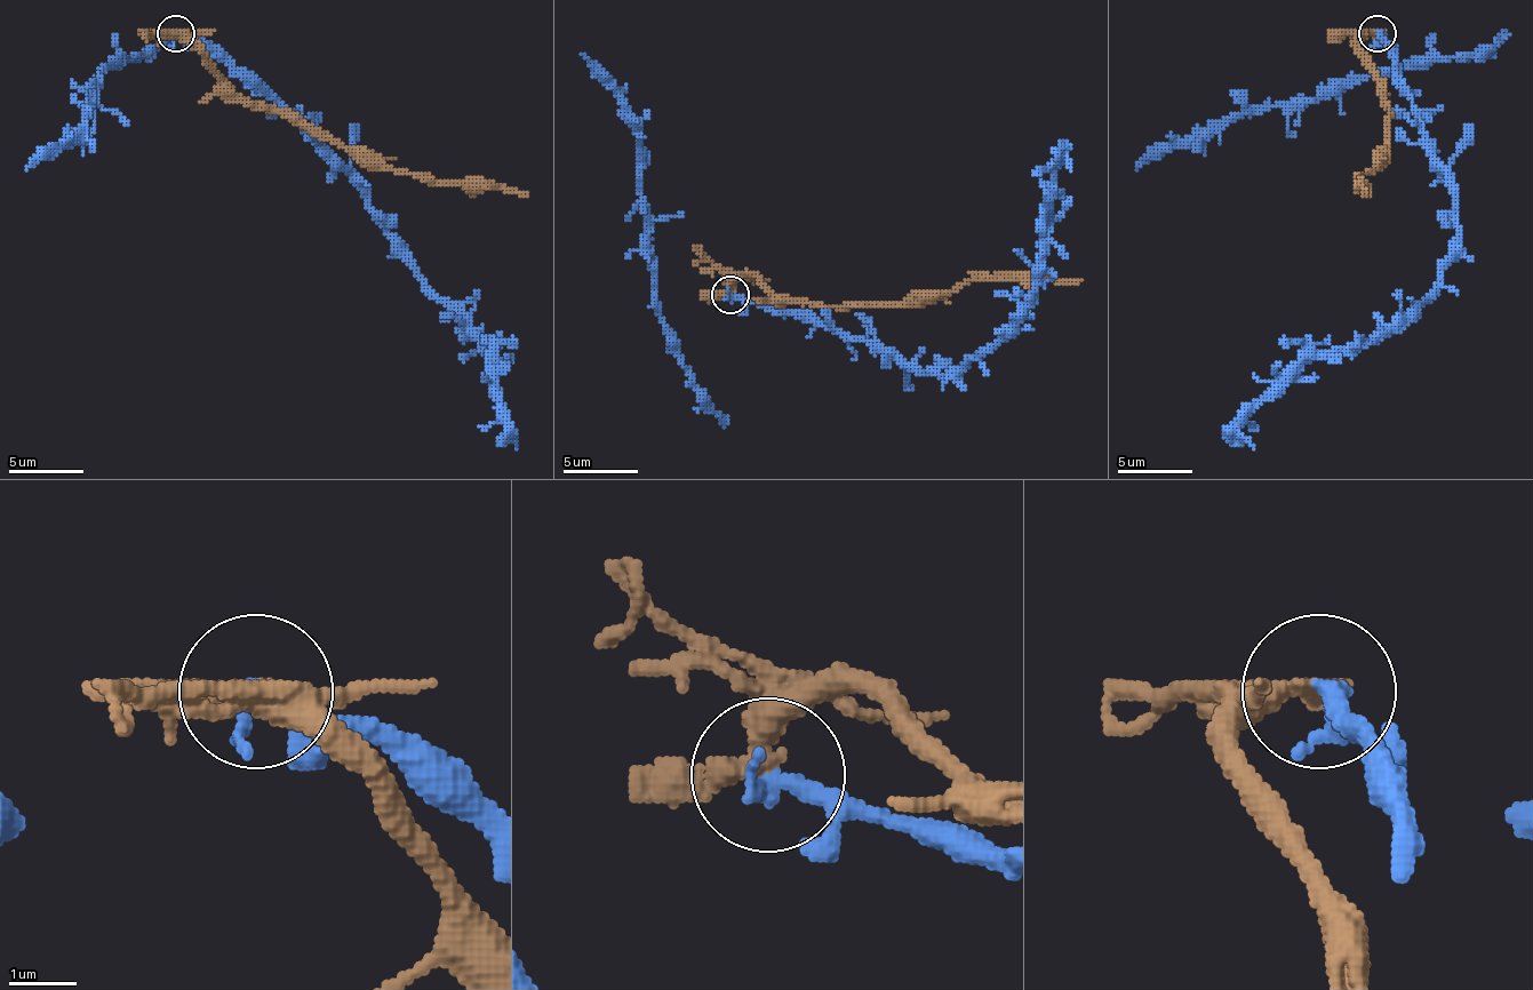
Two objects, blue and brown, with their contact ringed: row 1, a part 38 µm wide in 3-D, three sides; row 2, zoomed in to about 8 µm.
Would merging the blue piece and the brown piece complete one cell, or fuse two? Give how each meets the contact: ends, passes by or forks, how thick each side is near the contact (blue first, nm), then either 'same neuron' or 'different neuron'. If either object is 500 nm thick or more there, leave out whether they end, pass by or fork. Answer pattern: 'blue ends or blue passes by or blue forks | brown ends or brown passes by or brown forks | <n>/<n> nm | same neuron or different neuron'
blue ends | brown passes by | 340/320 nm | different neuron

